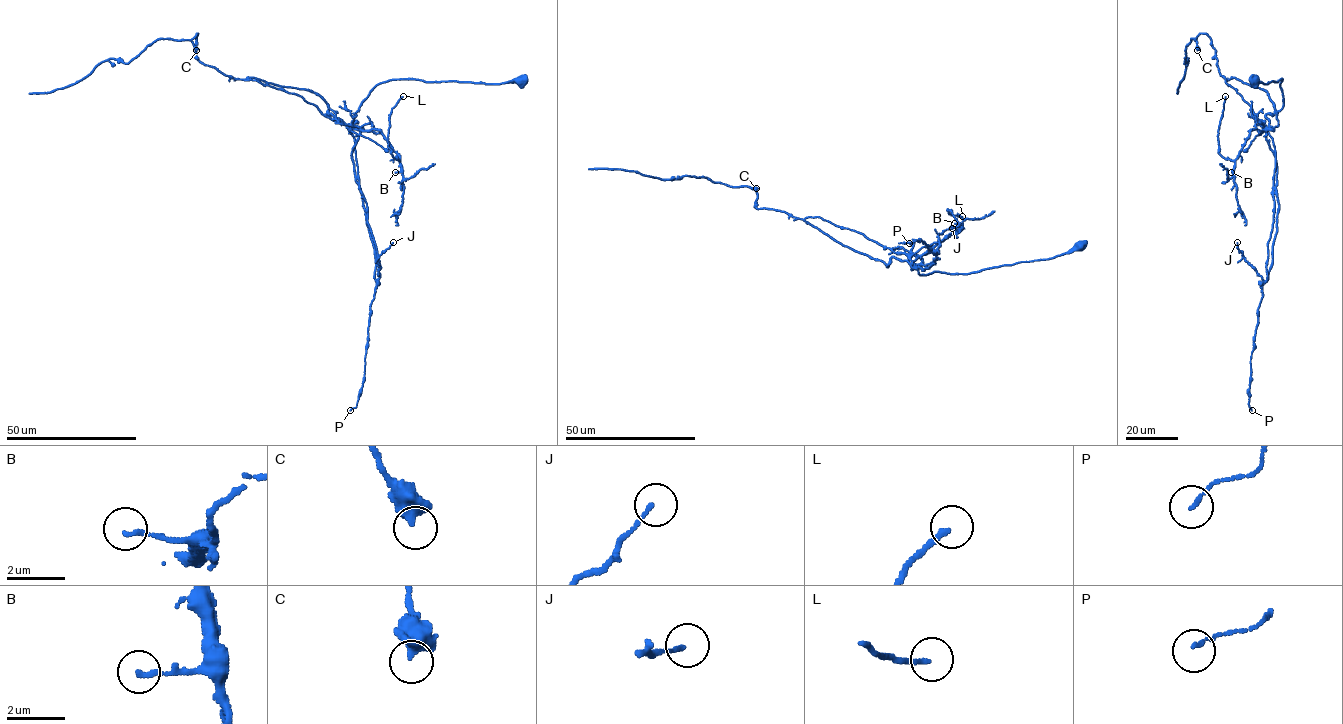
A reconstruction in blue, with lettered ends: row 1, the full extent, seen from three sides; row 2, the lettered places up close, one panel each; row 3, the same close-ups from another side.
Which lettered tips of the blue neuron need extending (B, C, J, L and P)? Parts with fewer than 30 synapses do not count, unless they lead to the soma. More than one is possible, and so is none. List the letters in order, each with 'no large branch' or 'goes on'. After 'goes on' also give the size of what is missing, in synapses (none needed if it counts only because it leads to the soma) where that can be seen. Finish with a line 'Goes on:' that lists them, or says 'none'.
B: no large branch
C: no large branch
J: no large branch
L: no large branch
P: no large branch
Goes on: none

